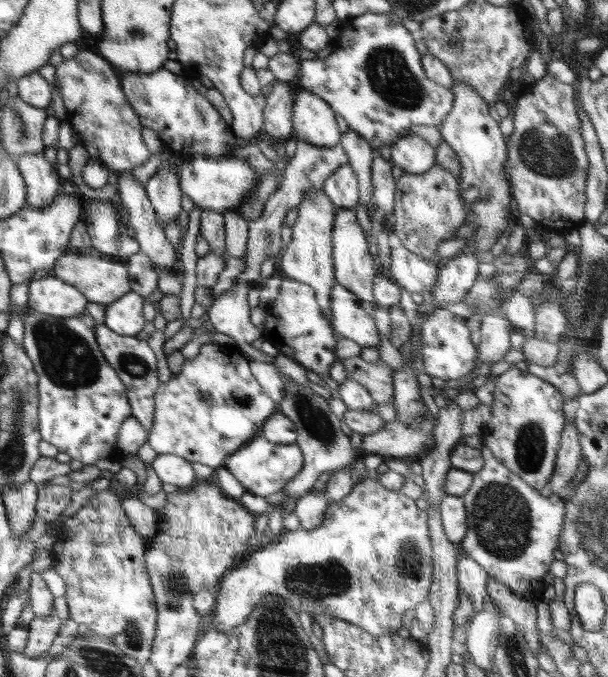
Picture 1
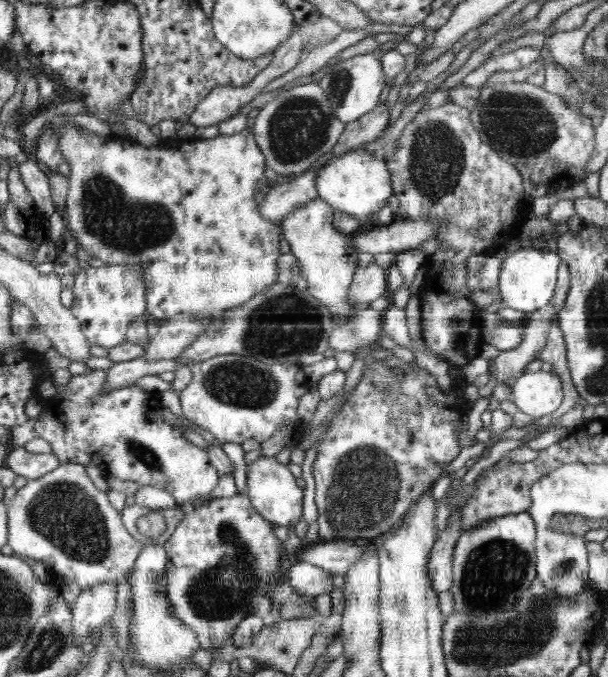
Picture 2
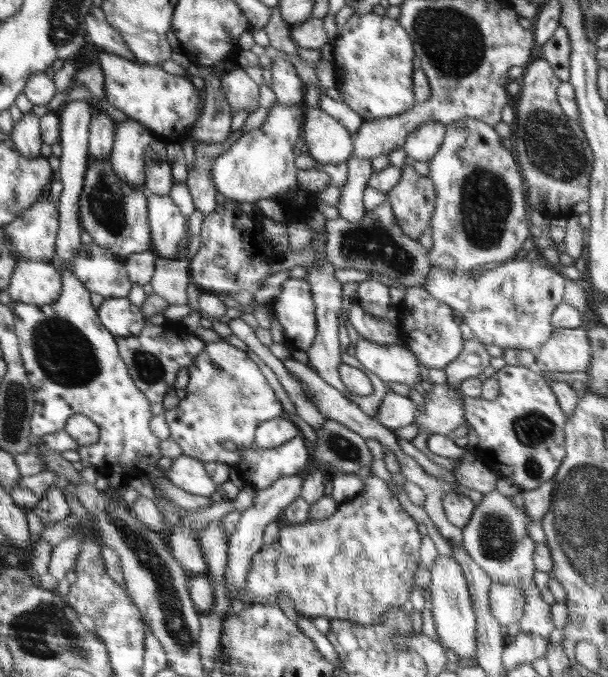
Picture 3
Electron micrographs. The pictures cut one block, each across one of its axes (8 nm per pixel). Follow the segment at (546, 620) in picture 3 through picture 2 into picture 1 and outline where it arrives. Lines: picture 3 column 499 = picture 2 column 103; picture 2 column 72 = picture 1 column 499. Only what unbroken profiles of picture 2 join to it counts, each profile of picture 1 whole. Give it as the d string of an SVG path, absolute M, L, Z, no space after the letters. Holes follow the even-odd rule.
M488 446L481 450L484 466L482 470L473 473L470 488L461 496L467 512L467 533L459 542L470 558L474 559L486 573L501 585L510 589L518 597L536 604L541 597L536 588L544 575L549 572L554 562L554 549L558 549L559 534L564 520L564 501L558 495L543 496L538 489L528 486L517 474L500 464L491 453Z

